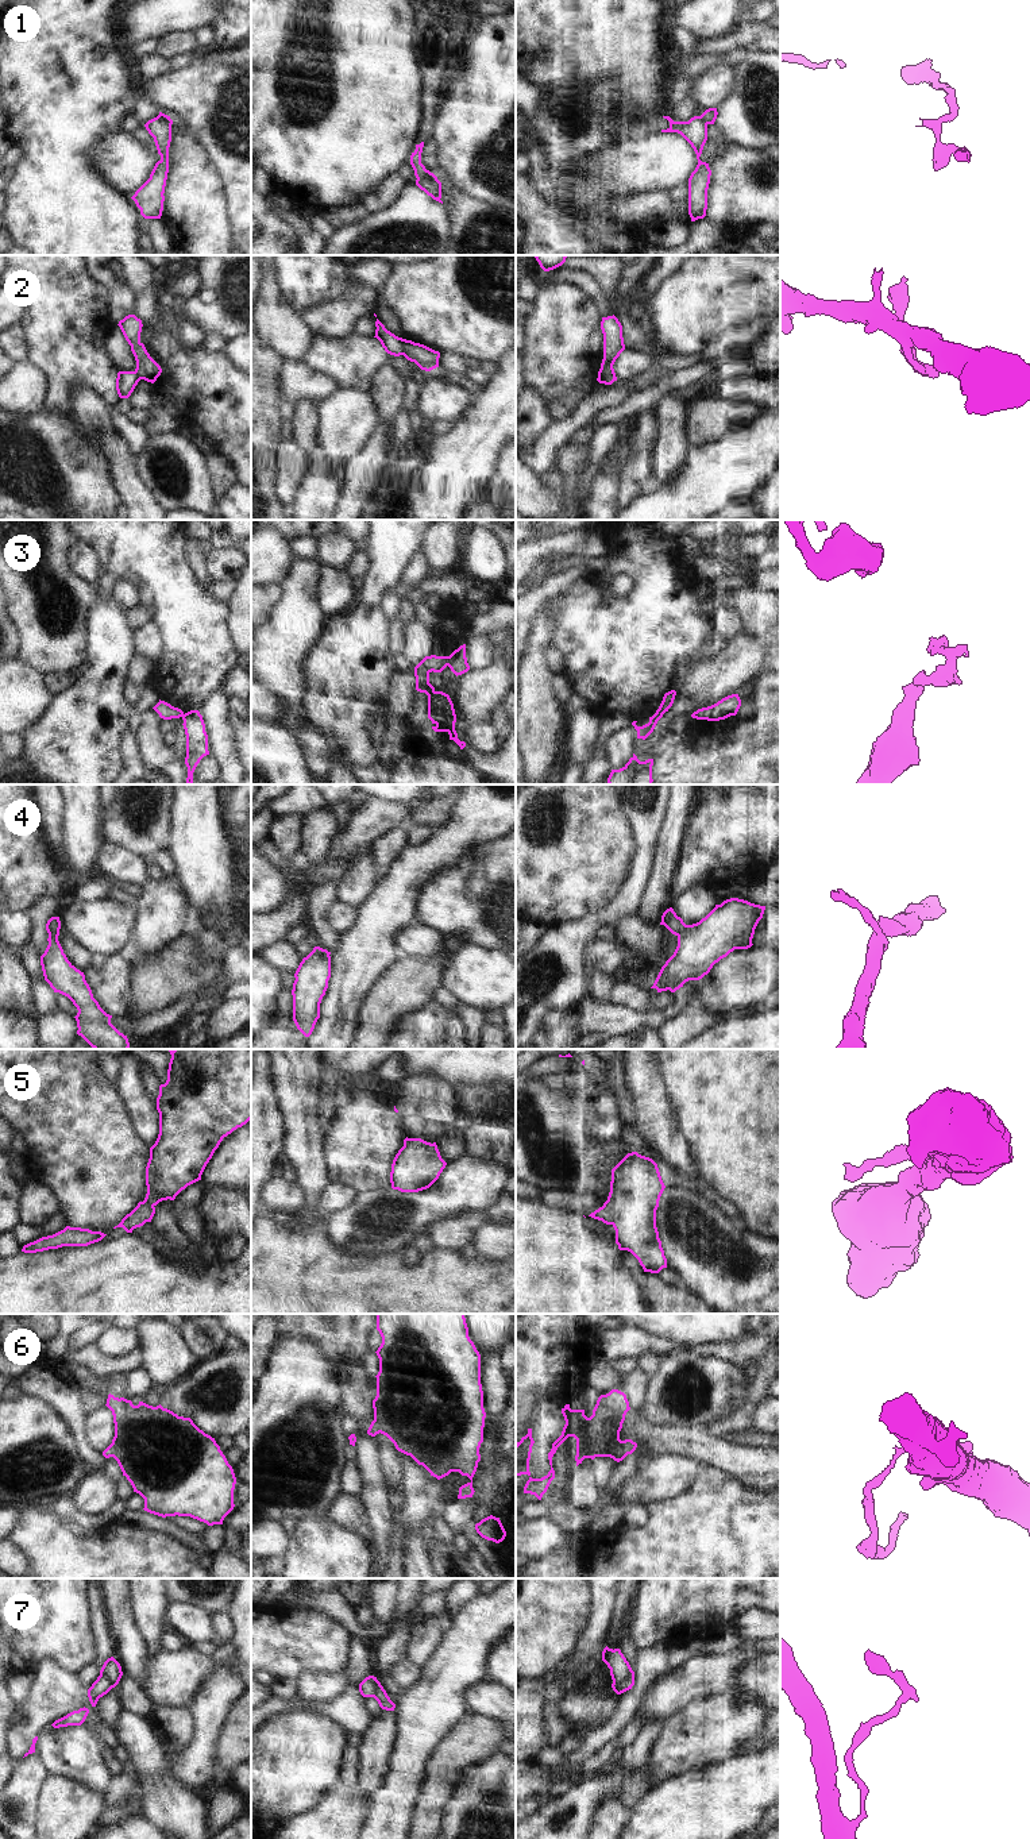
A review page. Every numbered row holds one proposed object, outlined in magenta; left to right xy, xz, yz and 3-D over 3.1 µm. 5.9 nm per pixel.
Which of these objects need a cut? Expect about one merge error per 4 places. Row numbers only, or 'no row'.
1, 2, 3, 7

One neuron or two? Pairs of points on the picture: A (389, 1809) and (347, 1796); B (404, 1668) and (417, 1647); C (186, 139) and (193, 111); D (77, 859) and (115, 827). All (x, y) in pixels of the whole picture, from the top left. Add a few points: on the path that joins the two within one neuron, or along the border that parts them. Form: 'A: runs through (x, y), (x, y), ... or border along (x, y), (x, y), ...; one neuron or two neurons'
A: border along (370, 1796), (367, 1816), (362, 1824); two neurons
B: border along (407, 1658), (420, 1668); two neurons
C: border along (173, 120), (191, 130), (201, 145); two neurons
D: border along (100, 817), (101, 840); two neurons

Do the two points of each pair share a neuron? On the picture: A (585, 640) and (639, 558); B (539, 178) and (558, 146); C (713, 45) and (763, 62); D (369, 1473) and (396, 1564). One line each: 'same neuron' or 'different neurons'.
A: same neuron
B: same neuron
C: different neurons
D: different neurons

